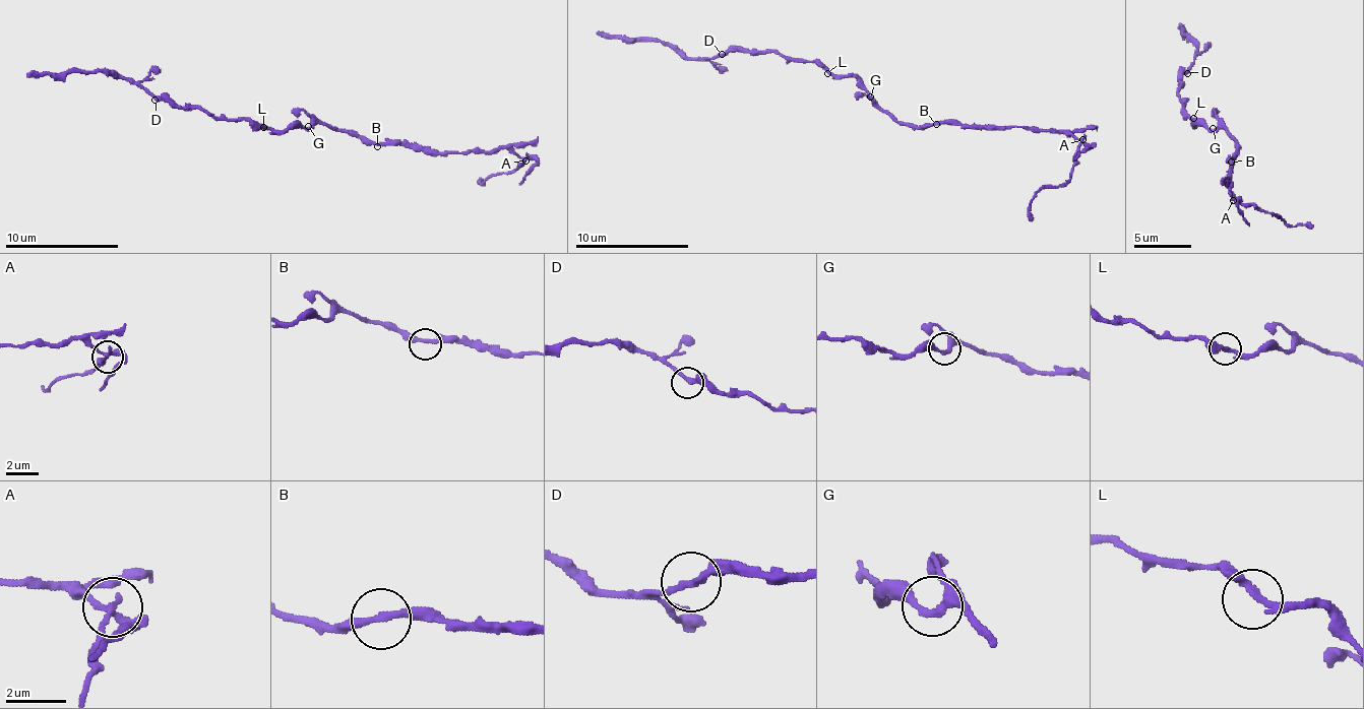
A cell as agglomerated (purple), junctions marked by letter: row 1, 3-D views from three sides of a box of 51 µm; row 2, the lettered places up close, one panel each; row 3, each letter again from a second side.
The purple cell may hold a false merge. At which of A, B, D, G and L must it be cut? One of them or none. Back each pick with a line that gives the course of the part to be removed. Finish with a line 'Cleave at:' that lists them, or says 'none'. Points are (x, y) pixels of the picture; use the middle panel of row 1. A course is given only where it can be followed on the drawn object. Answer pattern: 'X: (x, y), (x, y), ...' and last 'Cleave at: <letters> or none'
A: (1082, 139), (1070, 178), (1064, 184), (1042, 187), (1030, 200), (1032, 219)
Cleave at: A

